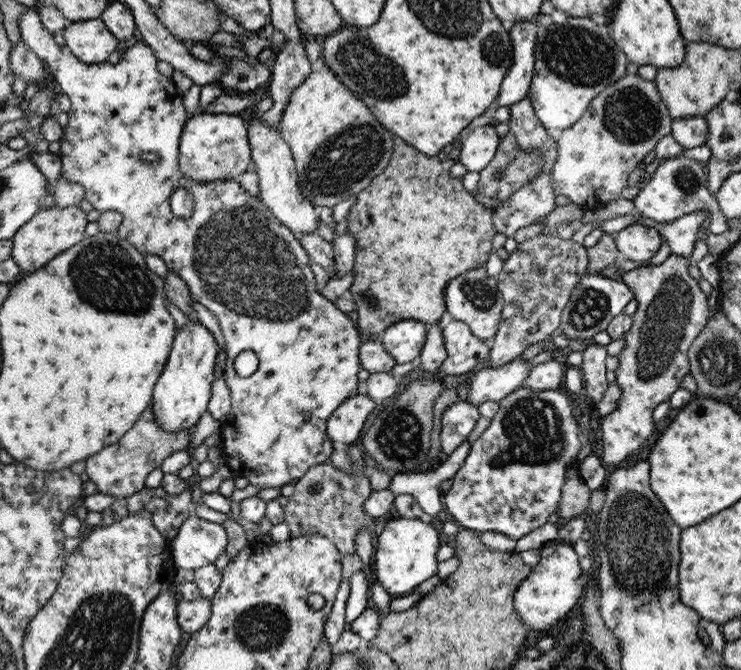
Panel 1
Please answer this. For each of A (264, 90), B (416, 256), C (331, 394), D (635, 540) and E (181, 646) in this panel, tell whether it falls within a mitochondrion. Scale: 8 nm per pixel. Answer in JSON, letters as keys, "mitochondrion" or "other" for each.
{"A":"other","B":"other","C":"other","D":"mitochondrion","E":"other"}

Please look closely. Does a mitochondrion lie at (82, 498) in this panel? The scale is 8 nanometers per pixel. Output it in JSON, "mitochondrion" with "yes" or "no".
{"mitochondrion":"no"}

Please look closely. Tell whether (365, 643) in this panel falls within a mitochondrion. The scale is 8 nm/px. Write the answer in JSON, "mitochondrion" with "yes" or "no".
{"mitochondrion":"no"}

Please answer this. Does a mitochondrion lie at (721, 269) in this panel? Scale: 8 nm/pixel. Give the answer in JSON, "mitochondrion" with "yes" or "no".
{"mitochondrion":"no"}

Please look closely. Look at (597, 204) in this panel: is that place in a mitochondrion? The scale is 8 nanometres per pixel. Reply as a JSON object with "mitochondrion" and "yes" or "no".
{"mitochondrion":"no"}

